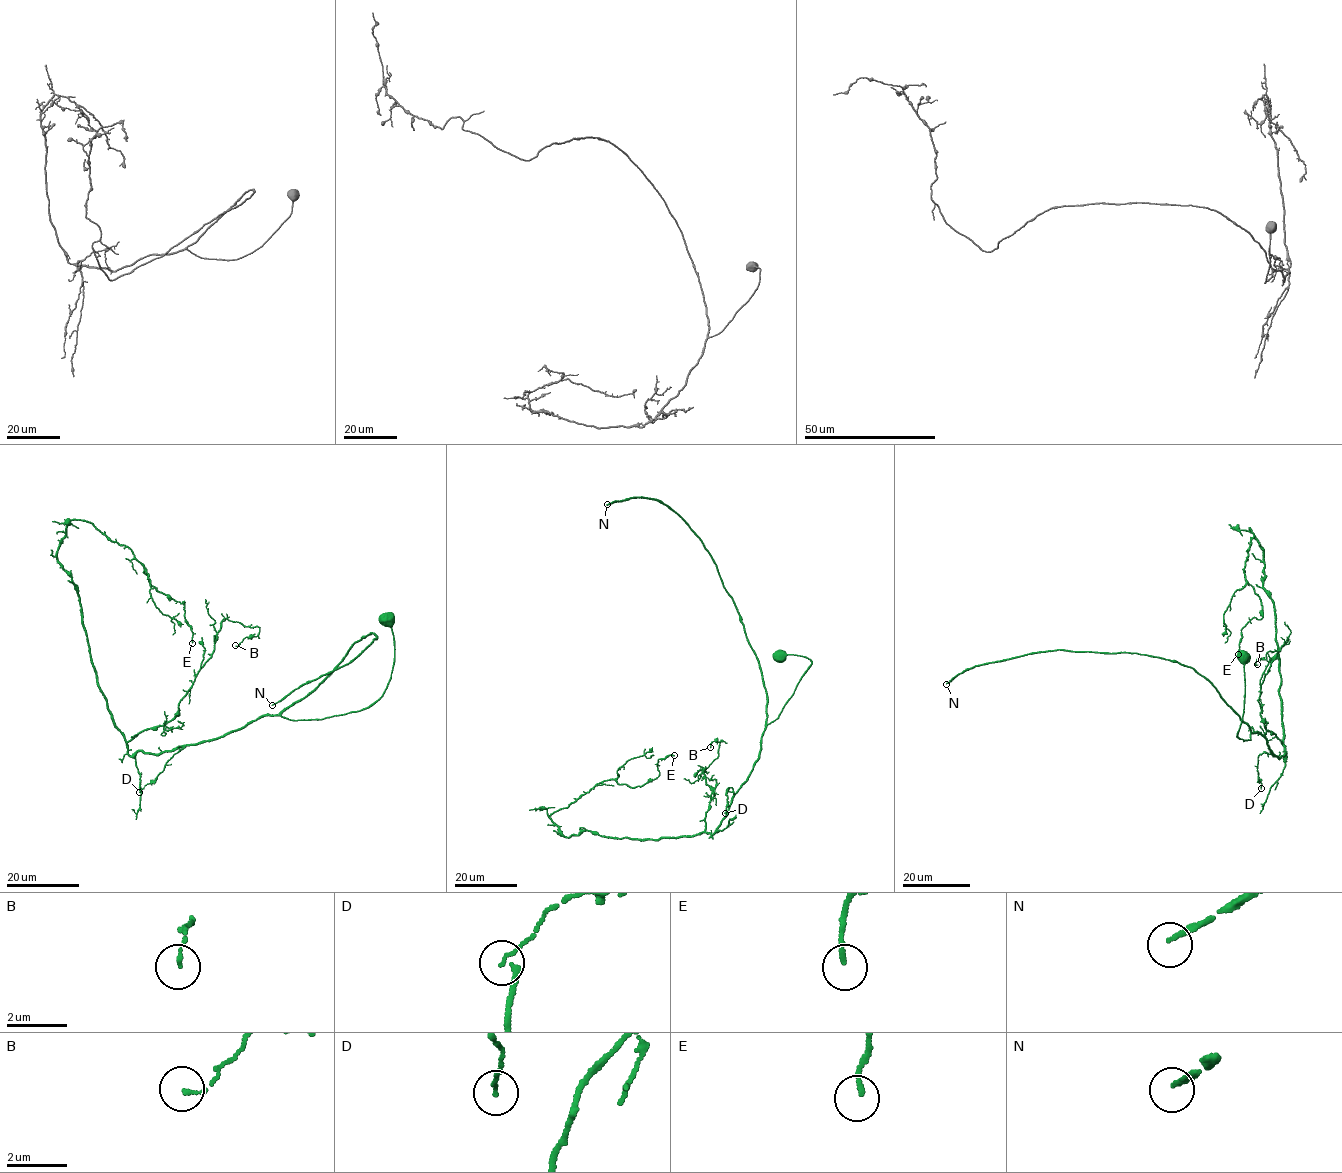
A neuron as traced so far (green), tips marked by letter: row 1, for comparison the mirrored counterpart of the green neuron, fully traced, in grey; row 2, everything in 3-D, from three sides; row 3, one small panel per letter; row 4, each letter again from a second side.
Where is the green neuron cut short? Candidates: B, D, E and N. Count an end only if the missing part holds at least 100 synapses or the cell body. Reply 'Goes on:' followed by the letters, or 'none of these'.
Goes on: N

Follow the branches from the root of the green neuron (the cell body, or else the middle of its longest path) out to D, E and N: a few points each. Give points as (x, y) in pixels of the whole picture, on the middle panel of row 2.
D: (781, 655), (812, 661), (767, 725), (745, 781), (734, 794), (727, 788), (725, 813)
E: (781, 655), (812, 661), (714, 833), (567, 837), (549, 818), (604, 781), (644, 784), (674, 755)
N: (781, 655), (812, 661), (766, 725), (767, 696), (756, 654), (702, 541), (657, 500), (607, 504)

